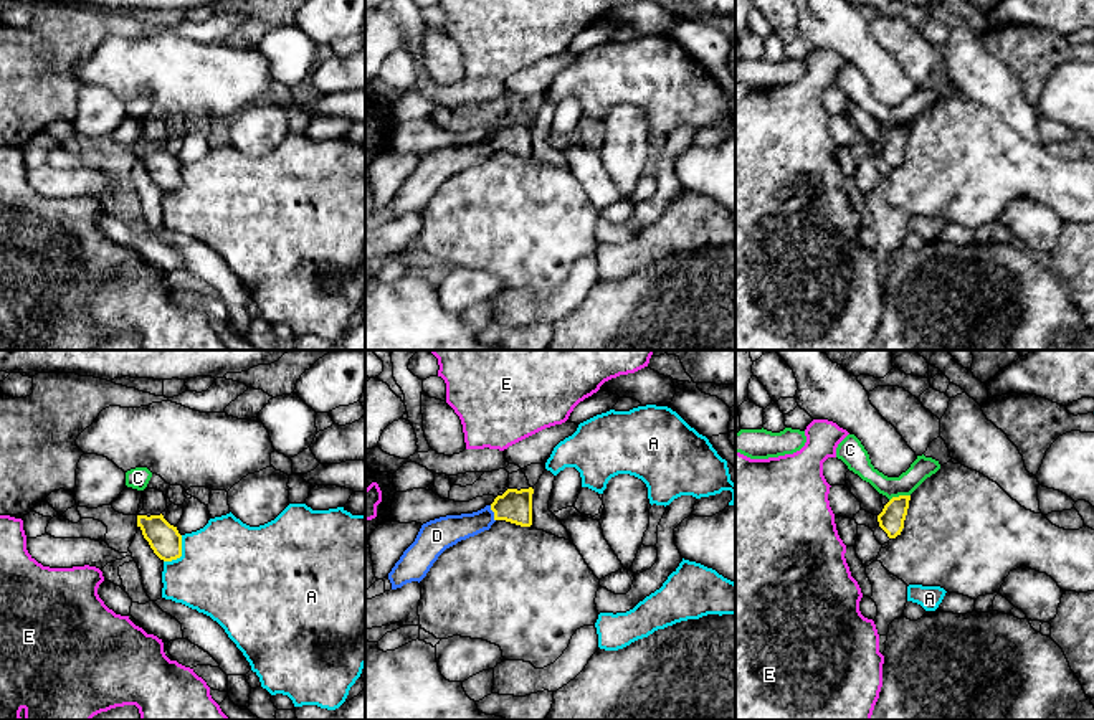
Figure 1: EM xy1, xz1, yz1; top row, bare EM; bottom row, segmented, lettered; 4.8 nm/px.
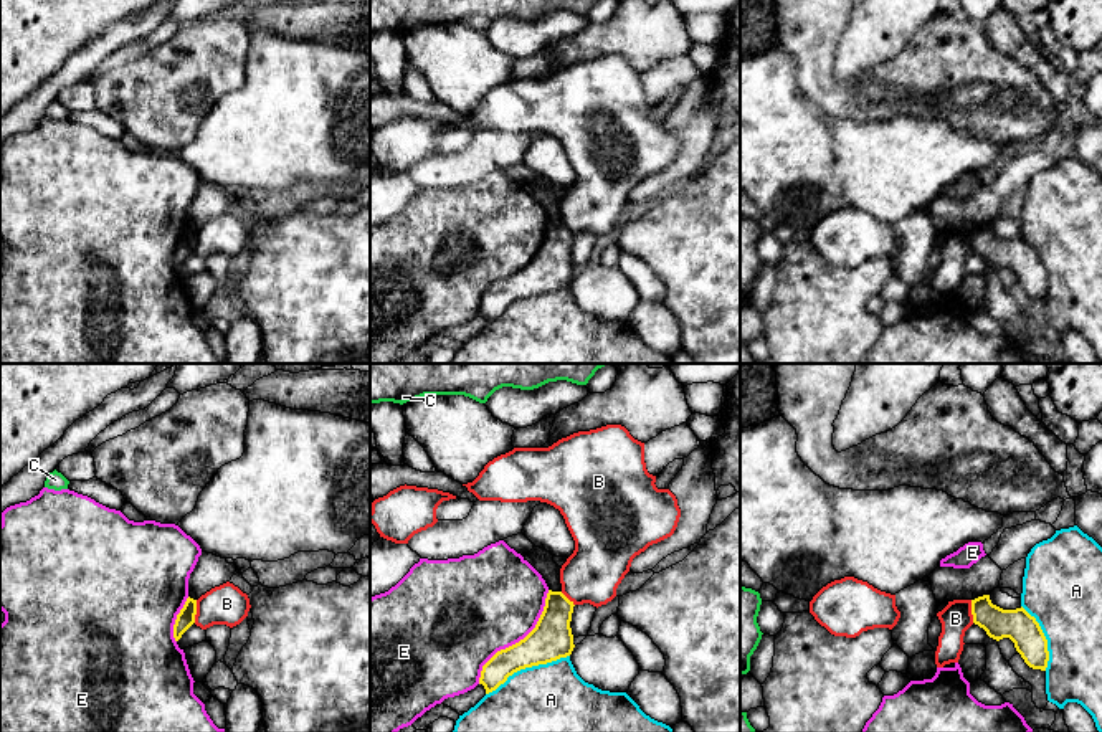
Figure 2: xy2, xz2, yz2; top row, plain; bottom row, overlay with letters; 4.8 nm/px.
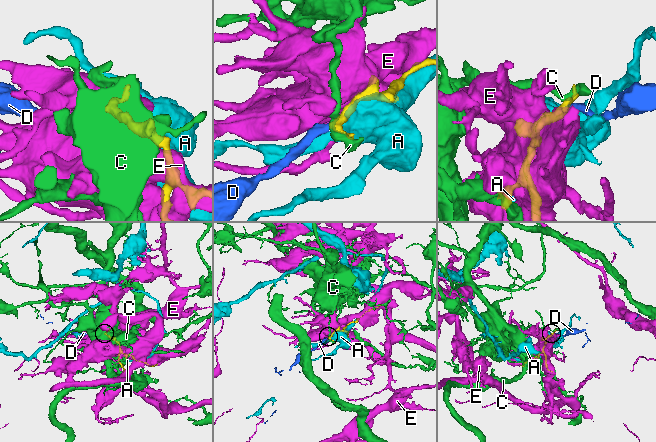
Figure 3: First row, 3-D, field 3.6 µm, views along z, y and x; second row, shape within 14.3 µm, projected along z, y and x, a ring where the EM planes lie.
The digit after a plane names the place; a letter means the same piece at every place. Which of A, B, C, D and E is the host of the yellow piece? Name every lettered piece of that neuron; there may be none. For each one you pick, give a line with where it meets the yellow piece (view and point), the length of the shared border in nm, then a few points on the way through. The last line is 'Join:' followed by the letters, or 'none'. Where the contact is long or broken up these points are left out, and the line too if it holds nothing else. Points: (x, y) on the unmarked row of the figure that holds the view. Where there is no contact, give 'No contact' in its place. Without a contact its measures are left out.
D: Touches yellow at xz1 (494, 144). Shared border 80 nm. Path across: xz1 (514, 136), (503, 137), (494, 144), (448, 161)
Join: D

